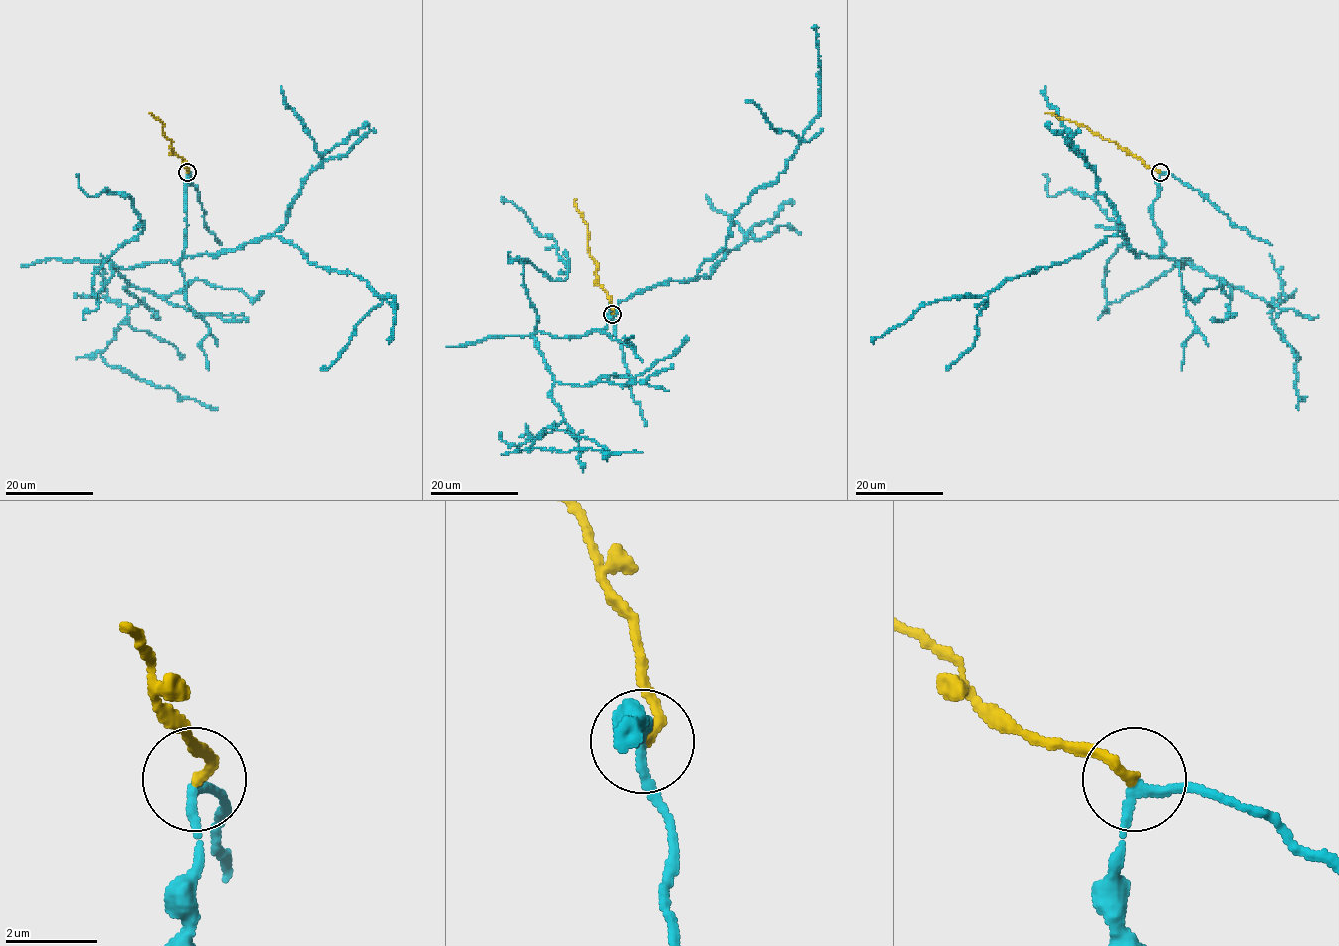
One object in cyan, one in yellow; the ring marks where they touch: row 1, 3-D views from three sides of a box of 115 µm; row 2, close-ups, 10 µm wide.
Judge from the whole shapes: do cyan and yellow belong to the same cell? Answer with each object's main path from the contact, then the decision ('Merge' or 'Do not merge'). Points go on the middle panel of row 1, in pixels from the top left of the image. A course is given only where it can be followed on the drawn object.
Course of cyan: (612, 314), (636, 293), (692, 279), (725, 246), (734, 214), (776, 182), (820, 107), (814, 26). Course of yellow: (612, 314), (612, 302), (599, 283), (596, 262), (588, 247), (588, 226), (576, 207), (576, 198). Do not merge

